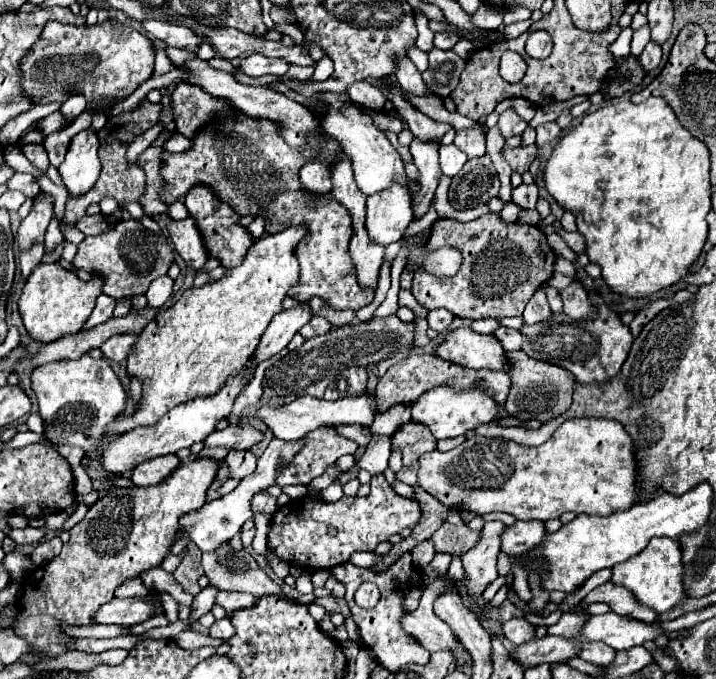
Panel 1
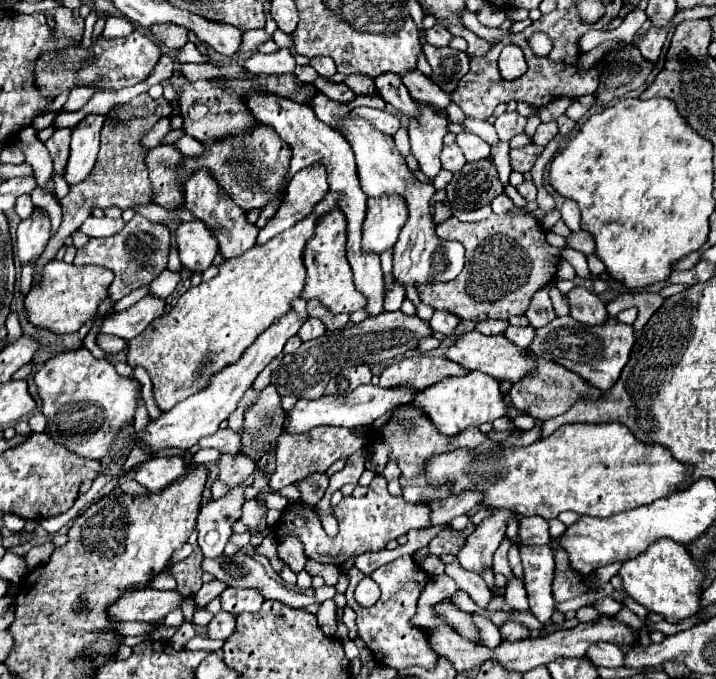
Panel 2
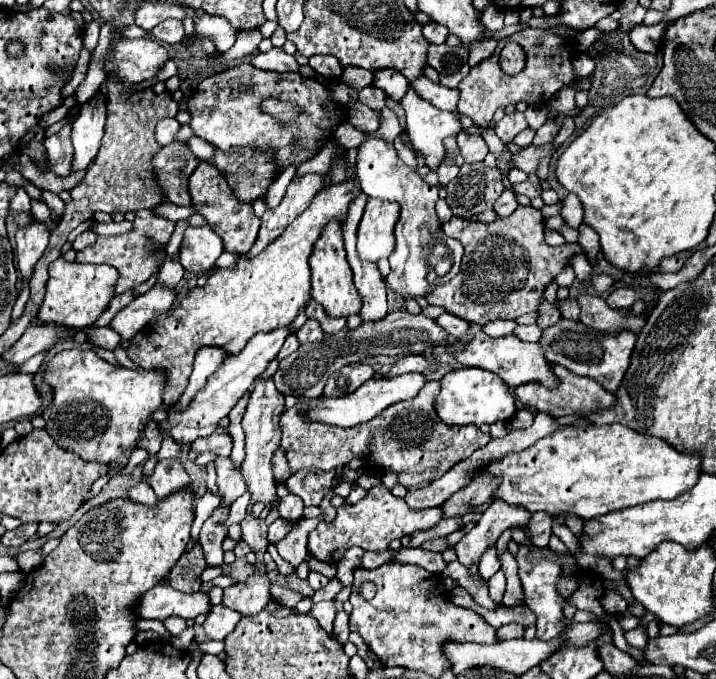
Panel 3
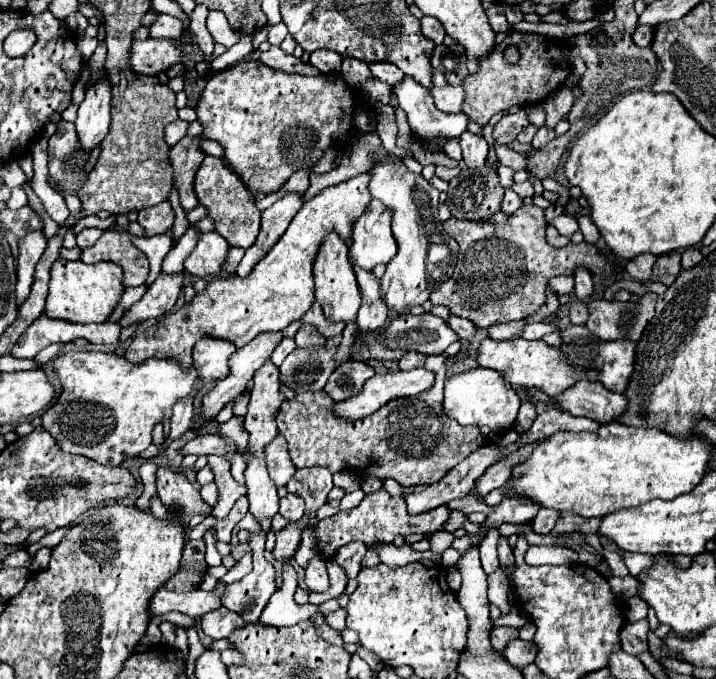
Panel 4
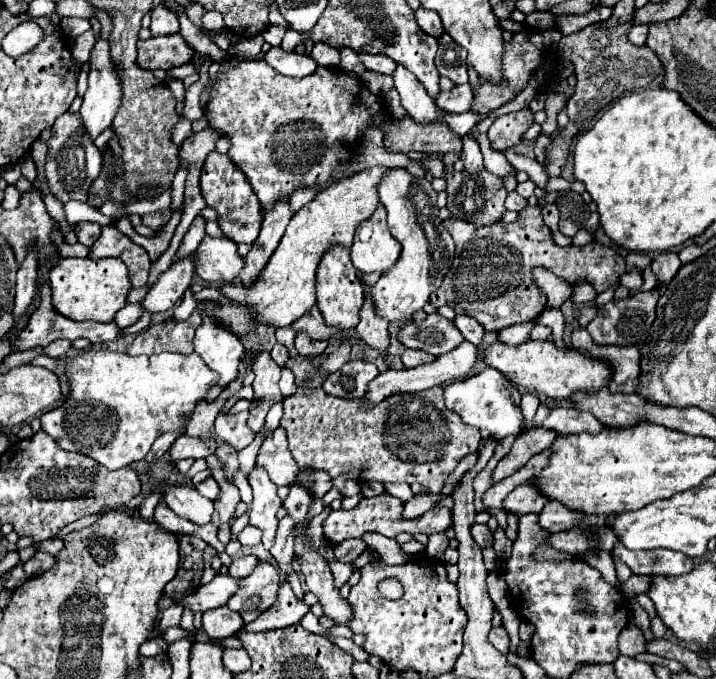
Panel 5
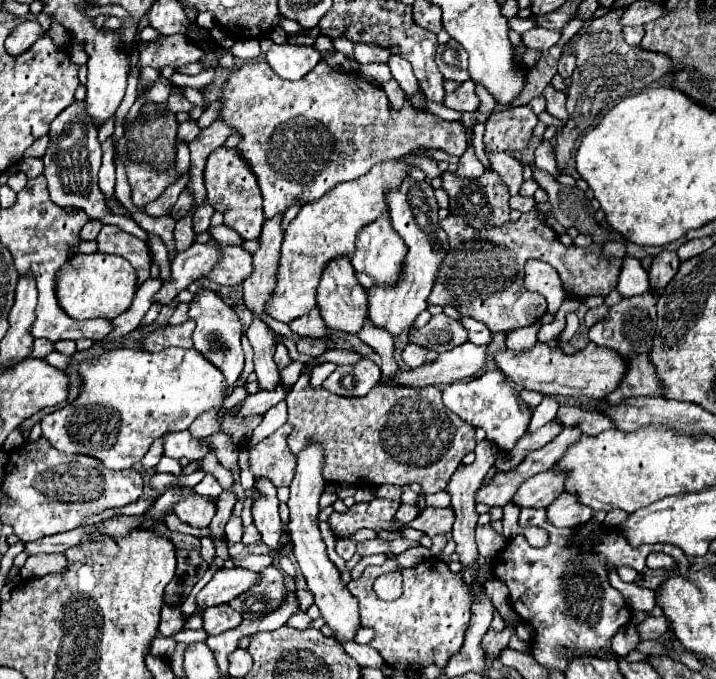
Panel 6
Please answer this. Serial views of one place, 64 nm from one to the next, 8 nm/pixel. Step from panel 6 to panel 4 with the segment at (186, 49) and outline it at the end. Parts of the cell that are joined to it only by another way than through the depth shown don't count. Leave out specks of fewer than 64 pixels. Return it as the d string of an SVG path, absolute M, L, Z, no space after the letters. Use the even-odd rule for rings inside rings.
M134 40L130 46L130 68L134 74L156 76L182 60L182 52L174 46L176 40Z

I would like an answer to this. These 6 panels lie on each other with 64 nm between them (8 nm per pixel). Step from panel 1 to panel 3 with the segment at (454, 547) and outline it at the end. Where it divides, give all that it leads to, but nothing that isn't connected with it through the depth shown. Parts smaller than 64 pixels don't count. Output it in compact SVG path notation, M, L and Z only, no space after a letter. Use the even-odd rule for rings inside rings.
M434 538L434 540L430 540L430 542L424 542L422 548L432 550L432 552L444 552L444 550L448 550L448 548L454 548L454 546L448 544L446 538Z

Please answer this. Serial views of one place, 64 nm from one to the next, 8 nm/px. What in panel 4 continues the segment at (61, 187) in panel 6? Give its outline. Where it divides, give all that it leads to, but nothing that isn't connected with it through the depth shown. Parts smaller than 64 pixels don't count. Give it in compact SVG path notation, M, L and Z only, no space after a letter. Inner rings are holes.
M58 122L58 130L48 140L48 170L54 182L62 184L60 194L76 194L84 184L84 164L88 158L76 150L76 130L72 122Z

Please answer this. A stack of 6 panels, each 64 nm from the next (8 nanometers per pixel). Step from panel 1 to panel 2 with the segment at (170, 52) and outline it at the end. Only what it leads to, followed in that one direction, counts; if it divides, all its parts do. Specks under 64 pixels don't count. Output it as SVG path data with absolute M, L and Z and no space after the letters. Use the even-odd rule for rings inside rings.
M188 42L184 48L180 50L180 53L177 57L178 61L182 64L184 63L208 63L210 61L209 57L202 55L195 44Z

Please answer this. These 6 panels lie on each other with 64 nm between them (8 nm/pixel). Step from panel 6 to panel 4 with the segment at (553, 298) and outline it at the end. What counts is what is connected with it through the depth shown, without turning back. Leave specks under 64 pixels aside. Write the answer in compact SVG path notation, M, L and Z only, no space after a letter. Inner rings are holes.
M556 276L550 280L550 286L554 288L556 294L564 294L564 292L568 294L574 288L574 278L572 276Z

